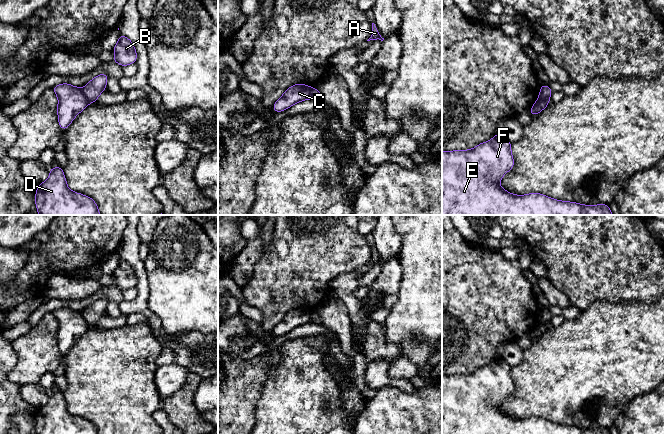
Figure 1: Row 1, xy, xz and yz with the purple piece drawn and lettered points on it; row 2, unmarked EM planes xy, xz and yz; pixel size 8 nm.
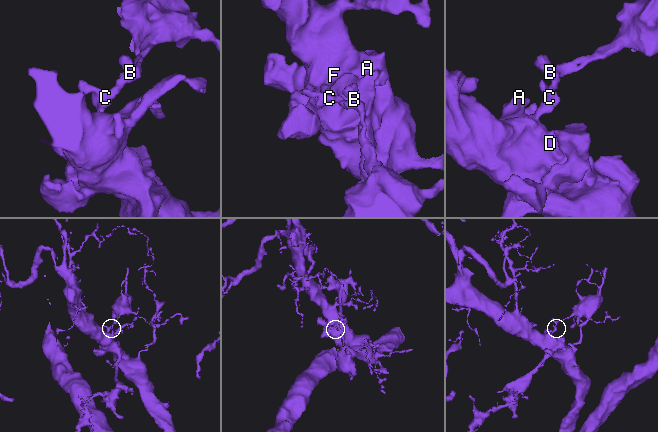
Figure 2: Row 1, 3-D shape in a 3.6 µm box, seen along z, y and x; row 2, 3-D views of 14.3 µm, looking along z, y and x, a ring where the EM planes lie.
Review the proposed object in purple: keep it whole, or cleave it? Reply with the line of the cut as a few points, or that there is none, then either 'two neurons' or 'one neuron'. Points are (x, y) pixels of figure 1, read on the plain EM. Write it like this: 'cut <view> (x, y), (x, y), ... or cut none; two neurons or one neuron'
cut xy (82, 312), (83, 318), (89, 326); two neurons

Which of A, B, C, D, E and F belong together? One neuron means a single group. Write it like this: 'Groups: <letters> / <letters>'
Groups: A C D E F / B

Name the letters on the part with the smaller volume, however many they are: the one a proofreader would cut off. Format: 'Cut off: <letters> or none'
Cut off: B

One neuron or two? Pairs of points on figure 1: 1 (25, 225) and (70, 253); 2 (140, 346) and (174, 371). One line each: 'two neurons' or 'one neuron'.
1: two neurons
2: two neurons

